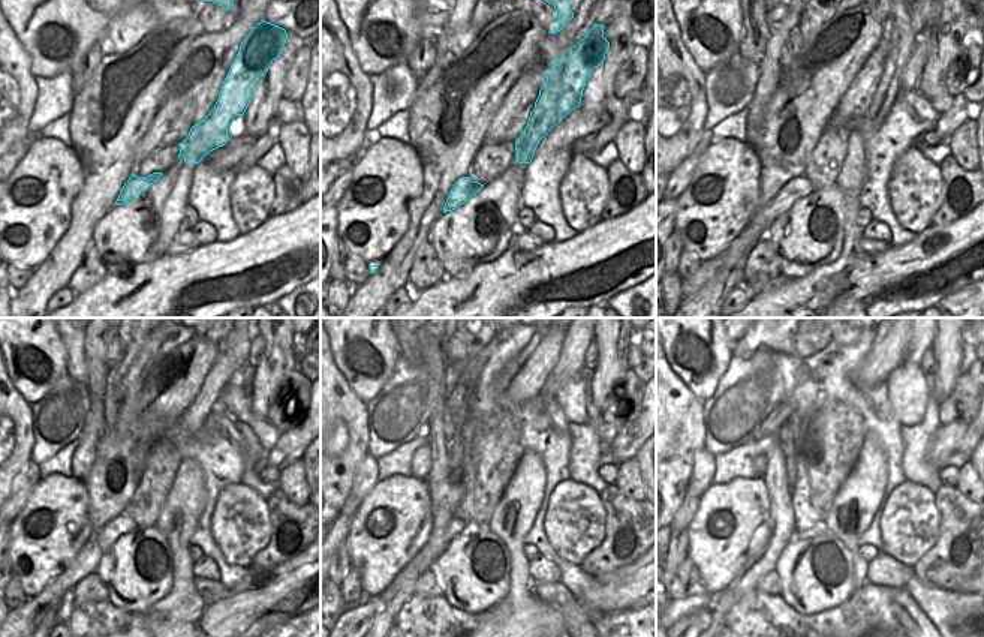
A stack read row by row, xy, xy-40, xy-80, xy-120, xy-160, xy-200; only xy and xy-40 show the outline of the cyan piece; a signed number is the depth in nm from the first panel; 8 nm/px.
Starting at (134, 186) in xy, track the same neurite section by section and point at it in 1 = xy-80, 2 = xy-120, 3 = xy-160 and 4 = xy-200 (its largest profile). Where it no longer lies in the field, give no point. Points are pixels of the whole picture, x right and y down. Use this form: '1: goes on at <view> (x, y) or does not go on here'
1: goes on at xy-80 (799, 188)
2: goes on at xy-120 (18, 622)
3: goes on at xy-160 (355, 622)
4: goes on at xy-200 (784, 517)

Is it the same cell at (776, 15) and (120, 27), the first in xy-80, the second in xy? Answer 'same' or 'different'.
different

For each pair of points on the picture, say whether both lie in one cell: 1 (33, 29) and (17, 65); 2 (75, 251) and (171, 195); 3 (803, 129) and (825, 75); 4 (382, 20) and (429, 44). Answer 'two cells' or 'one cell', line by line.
1: two cells
2: two cells
3: one cell
4: two cells

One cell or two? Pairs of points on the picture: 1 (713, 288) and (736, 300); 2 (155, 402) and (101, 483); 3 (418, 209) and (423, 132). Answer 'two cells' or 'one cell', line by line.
1: two cells
2: one cell
3: one cell

